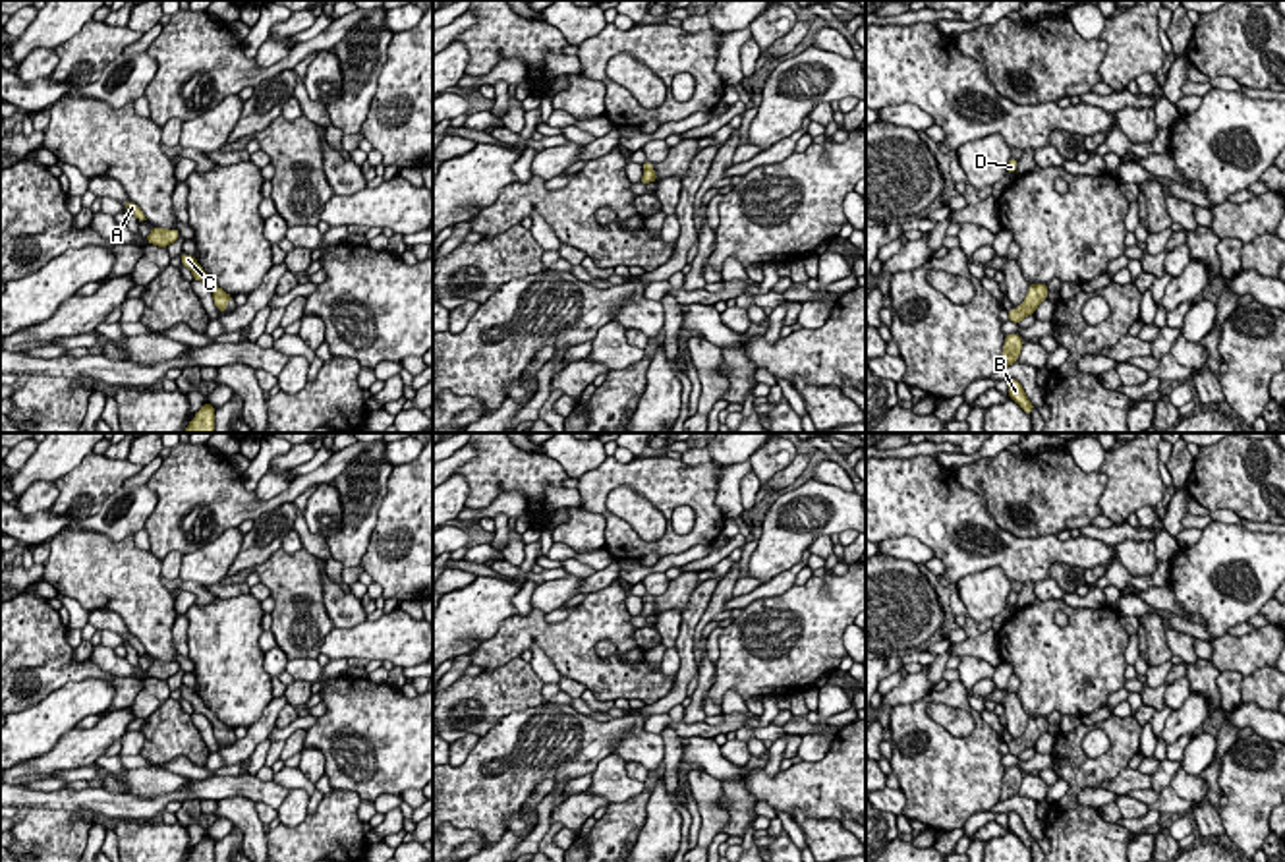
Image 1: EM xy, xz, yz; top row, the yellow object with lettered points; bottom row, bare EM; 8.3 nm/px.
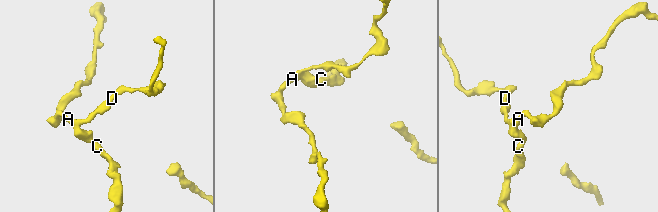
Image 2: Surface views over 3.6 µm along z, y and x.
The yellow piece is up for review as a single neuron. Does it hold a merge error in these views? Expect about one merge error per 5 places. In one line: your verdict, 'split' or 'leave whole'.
leave whole

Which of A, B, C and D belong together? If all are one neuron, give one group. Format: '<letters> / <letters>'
A B C D

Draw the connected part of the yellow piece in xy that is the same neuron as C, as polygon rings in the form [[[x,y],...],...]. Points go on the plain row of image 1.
[[[182,686],[180,694],[184,700],[187,700],[193,705],[193,713],[201,713],[213,723],[213,733],[214,733],[216,742],[226,746],[226,736],[234,734],[234,731],[218,721],[214,711],[203,704],[203,700],[199,698],[199,694],[193,688]]]

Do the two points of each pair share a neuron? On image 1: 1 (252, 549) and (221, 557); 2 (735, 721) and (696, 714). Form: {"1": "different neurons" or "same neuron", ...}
{"1": "different neurons", "2": "different neurons"}

